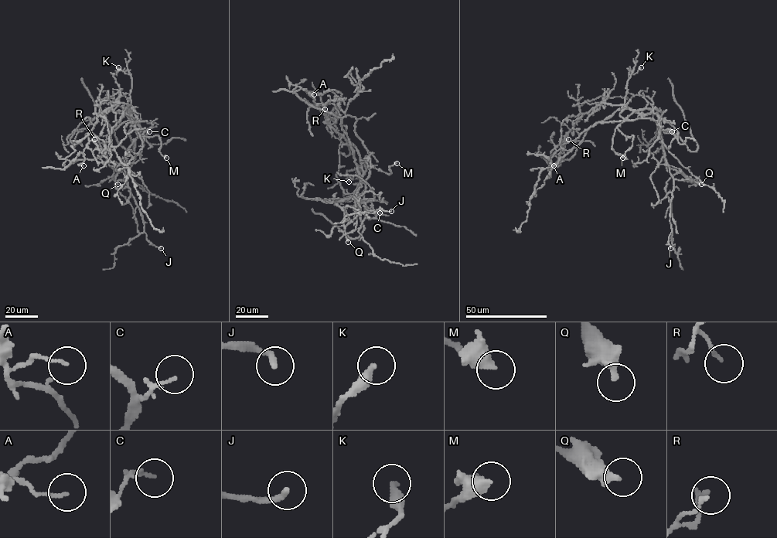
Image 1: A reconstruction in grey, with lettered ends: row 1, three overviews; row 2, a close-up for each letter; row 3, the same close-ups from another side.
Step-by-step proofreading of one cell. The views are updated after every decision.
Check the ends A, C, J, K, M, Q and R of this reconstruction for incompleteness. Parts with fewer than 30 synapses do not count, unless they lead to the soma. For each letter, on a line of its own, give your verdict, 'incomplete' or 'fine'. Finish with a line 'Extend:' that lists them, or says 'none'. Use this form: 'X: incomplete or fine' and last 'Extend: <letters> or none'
A: fine
C: fine
J: fine
K: fine
M: fine
Q: fine
R: fine
Extend: none

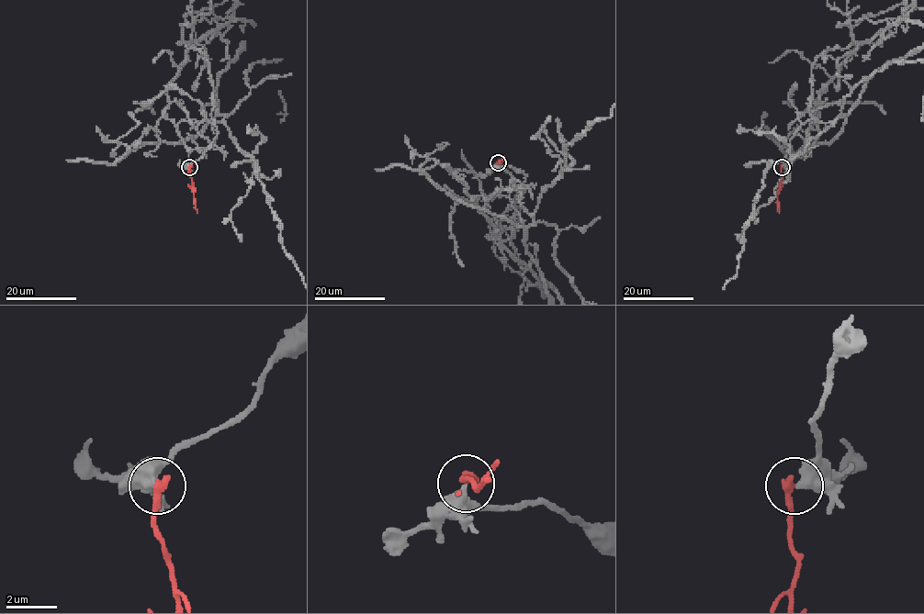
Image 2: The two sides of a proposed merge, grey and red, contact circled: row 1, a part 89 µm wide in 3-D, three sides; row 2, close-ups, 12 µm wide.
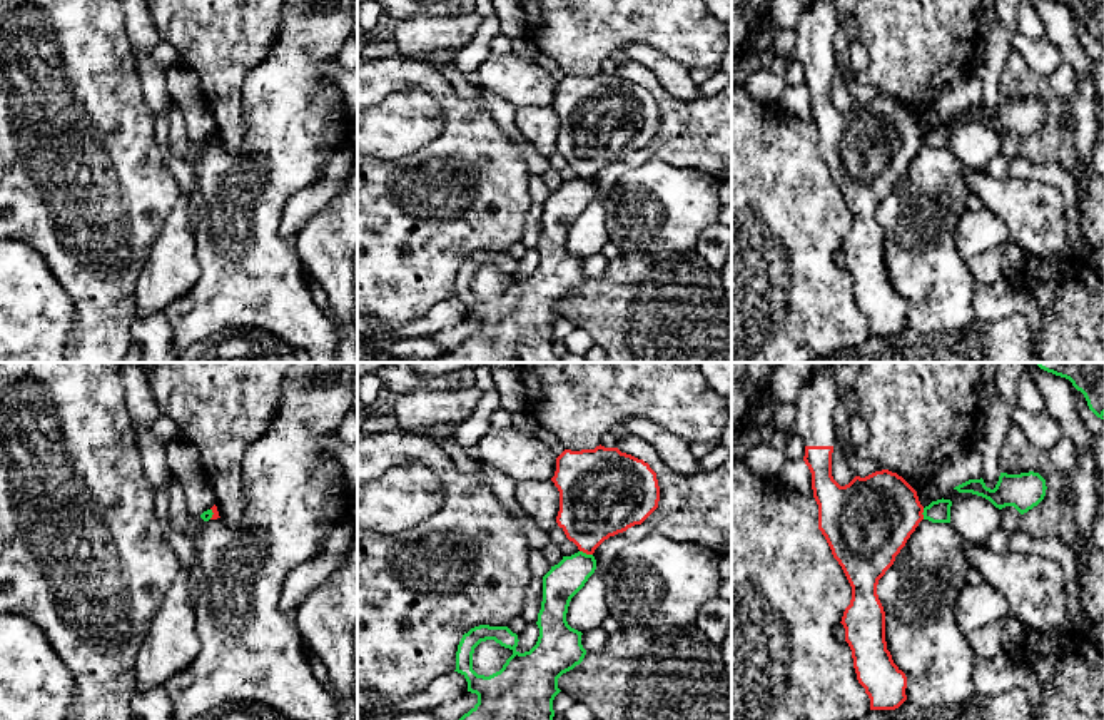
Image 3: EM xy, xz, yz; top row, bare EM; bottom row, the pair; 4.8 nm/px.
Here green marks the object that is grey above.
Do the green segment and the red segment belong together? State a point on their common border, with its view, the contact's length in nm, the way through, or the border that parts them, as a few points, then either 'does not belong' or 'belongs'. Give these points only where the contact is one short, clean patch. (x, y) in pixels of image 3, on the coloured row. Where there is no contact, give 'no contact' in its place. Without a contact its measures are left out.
meets green in xz at (585, 553); contact 70 nm long; border along xz (580, 550), (592, 555); does not belong

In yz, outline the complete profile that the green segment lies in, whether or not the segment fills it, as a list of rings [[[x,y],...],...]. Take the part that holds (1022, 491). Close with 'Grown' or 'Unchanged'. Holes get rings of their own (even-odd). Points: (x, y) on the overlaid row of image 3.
[[[1034,471],[1020,474],[1000,473],[994,489],[984,479],[969,479],[955,486],[959,493],[972,493],[989,499],[995,508],[1014,506],[1020,515],[1037,506],[1046,496],[1046,479]]]. Unchanged

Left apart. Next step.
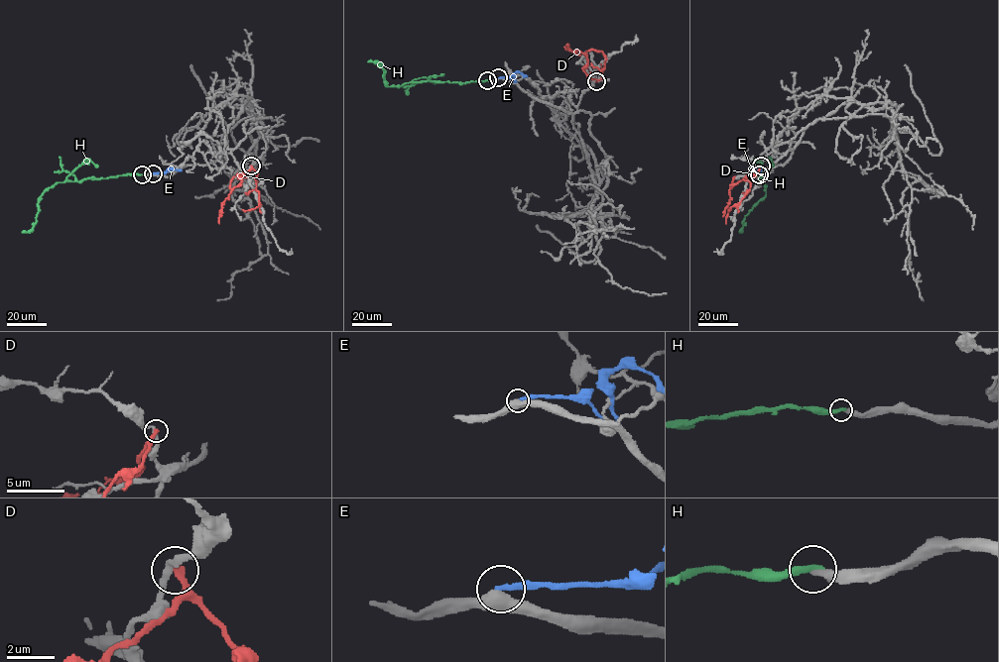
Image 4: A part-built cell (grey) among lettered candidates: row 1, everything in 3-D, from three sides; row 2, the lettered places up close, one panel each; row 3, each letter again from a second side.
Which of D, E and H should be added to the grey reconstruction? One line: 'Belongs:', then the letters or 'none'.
Belongs: none

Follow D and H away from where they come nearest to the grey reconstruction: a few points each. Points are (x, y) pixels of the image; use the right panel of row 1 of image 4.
D: (761, 165), (757, 173), (749, 173), (730, 187), (726, 223)
H: (760, 174), (766, 195), (745, 216), (740, 231)

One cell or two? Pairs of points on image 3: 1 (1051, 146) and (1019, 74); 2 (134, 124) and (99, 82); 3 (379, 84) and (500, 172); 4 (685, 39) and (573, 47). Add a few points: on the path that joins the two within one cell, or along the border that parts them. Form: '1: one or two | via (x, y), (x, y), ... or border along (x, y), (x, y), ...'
1: one | via (1054, 127), (1054, 104), (1038, 87)
2: one | via (124, 114), (102, 92)
3: one | via (415, 77), (423, 77), (460, 114), (475, 137)
4: one | via (657, 29), (602, 29)

